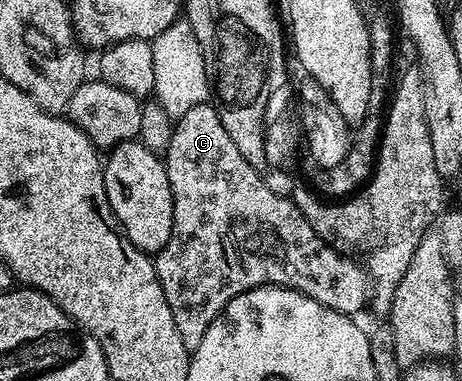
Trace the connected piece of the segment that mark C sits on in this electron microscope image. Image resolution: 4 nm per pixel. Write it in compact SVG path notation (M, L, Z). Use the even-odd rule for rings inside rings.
M214 103L193 106L174 121L165 163L169 186L173 190L173 234L169 234L169 242L154 253L153 259L165 302L169 302L173 314L173 326L177 326L177 334L181 334L181 342L185 342L188 352L195 352L197 346L201 346L205 330L209 330L230 300L250 288L262 288L264 284L295 288L321 302L321 306L329 306L352 318L358 317L358 312L370 305L373 285L366 267L358 259L350 260L337 249L330 248L327 245L330 243L309 226L305 214L297 210L290 196L278 196L265 186L260 172L241 158L241 150L237 150L225 126L221 126Z

